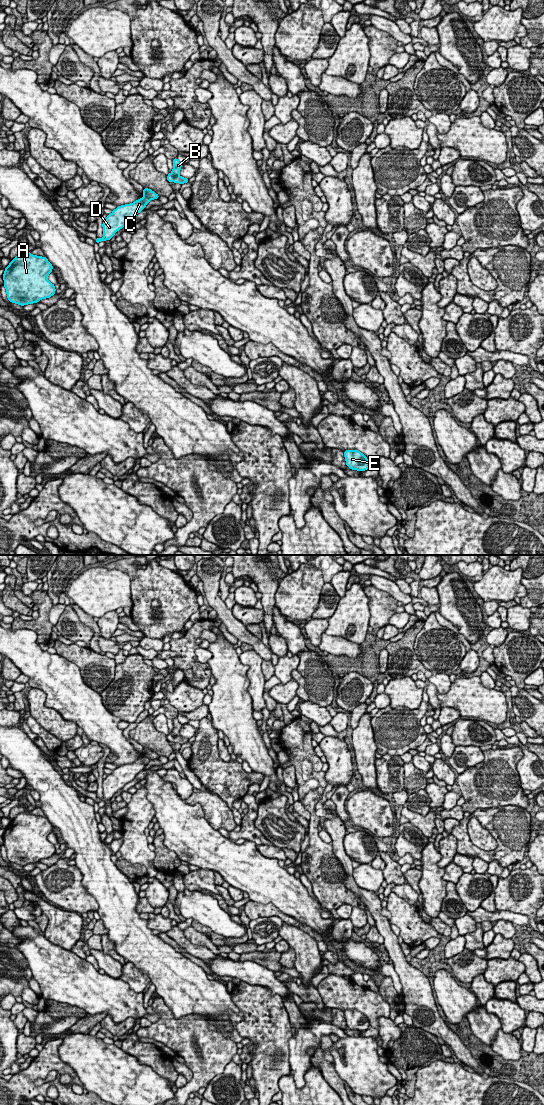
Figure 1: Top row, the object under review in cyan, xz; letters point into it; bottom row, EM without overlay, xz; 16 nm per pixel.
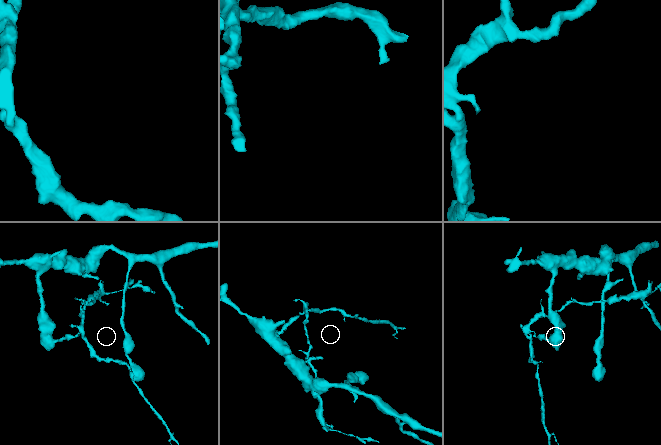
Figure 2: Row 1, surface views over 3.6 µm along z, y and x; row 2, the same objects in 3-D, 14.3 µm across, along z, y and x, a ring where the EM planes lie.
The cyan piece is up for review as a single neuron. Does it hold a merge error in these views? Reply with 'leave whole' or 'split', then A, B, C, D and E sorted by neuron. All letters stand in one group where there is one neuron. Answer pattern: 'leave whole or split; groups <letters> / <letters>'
split; groups A C D E / B

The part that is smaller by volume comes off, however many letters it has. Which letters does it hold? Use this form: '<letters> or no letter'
B

